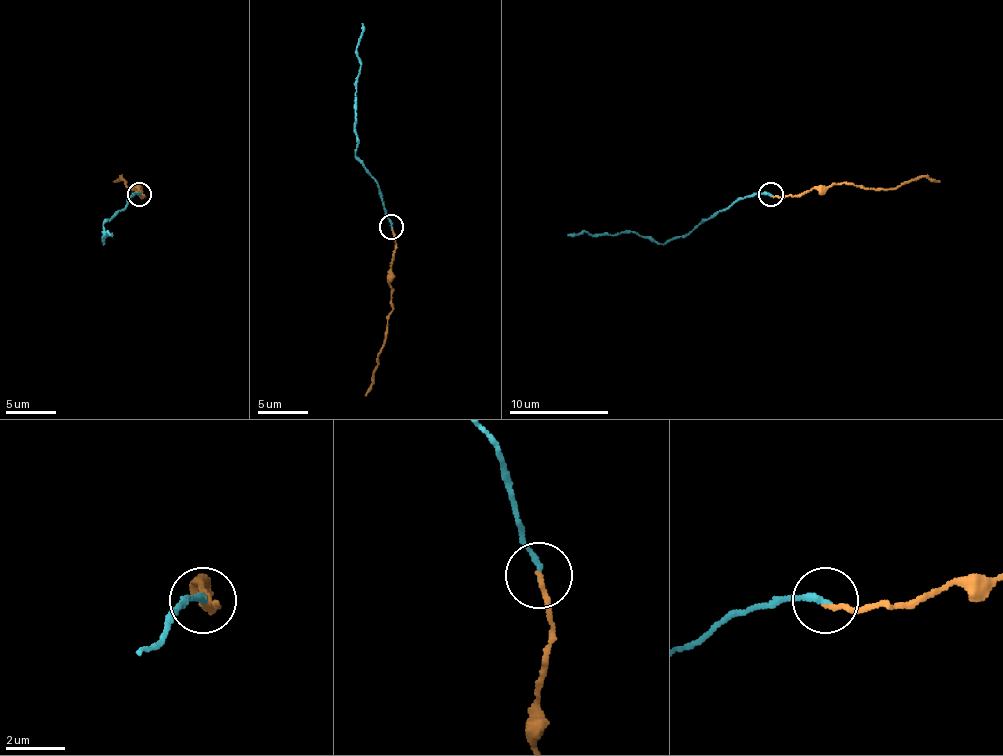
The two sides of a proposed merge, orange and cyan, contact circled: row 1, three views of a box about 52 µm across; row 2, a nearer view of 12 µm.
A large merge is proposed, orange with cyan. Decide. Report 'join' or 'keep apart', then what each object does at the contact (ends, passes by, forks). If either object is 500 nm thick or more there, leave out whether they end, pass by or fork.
join; orange ends there; cyan ends there

